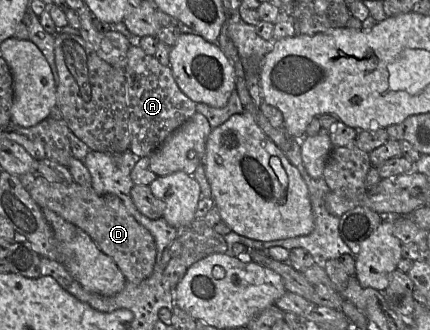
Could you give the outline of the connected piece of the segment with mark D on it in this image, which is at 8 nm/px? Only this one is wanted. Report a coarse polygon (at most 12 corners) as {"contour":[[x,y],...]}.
{"contour":[[37,175],[29,193],[88,234],[126,281],[156,260],[117,196]]}

